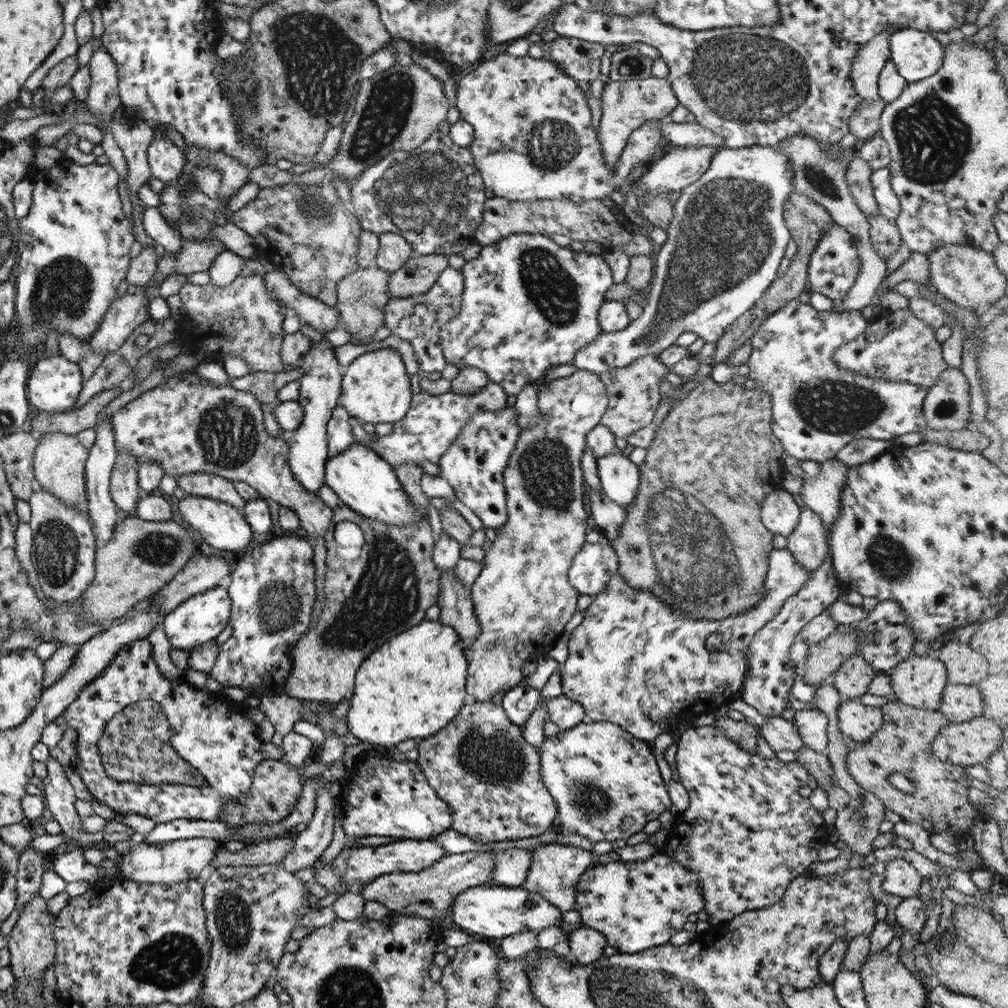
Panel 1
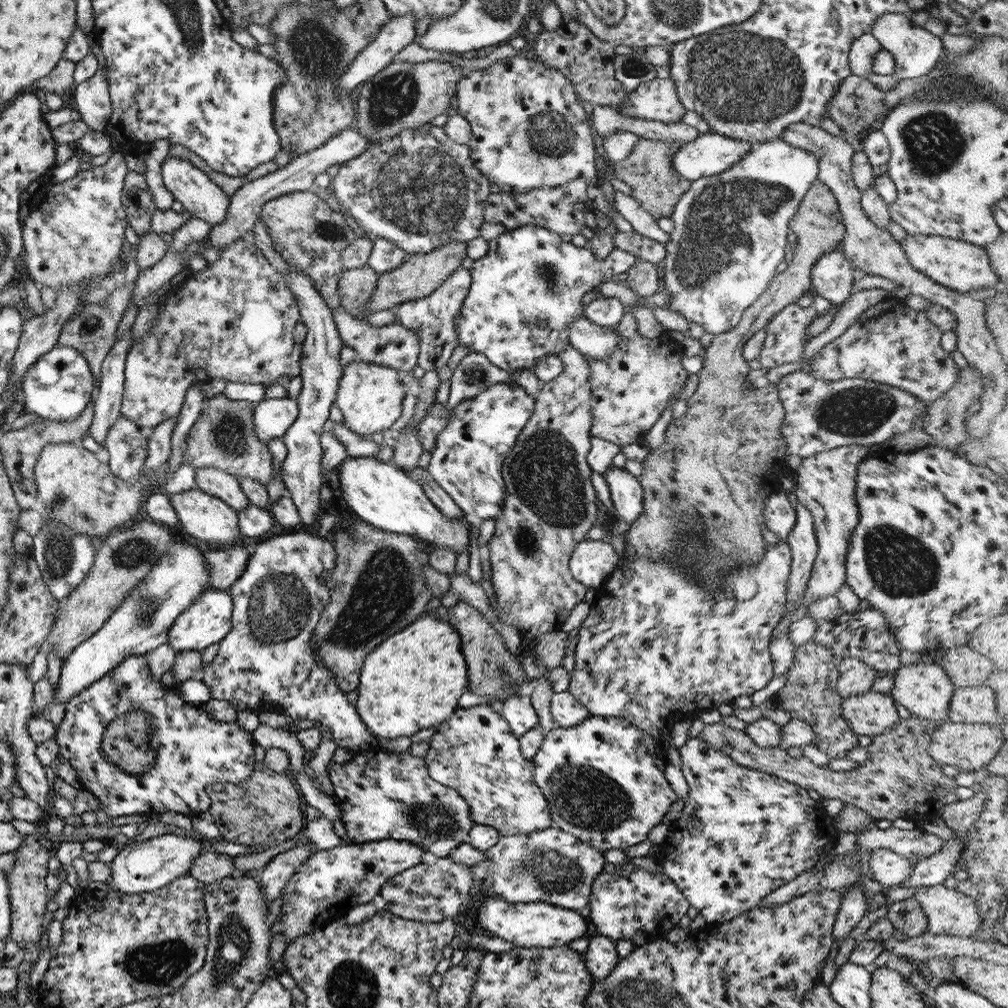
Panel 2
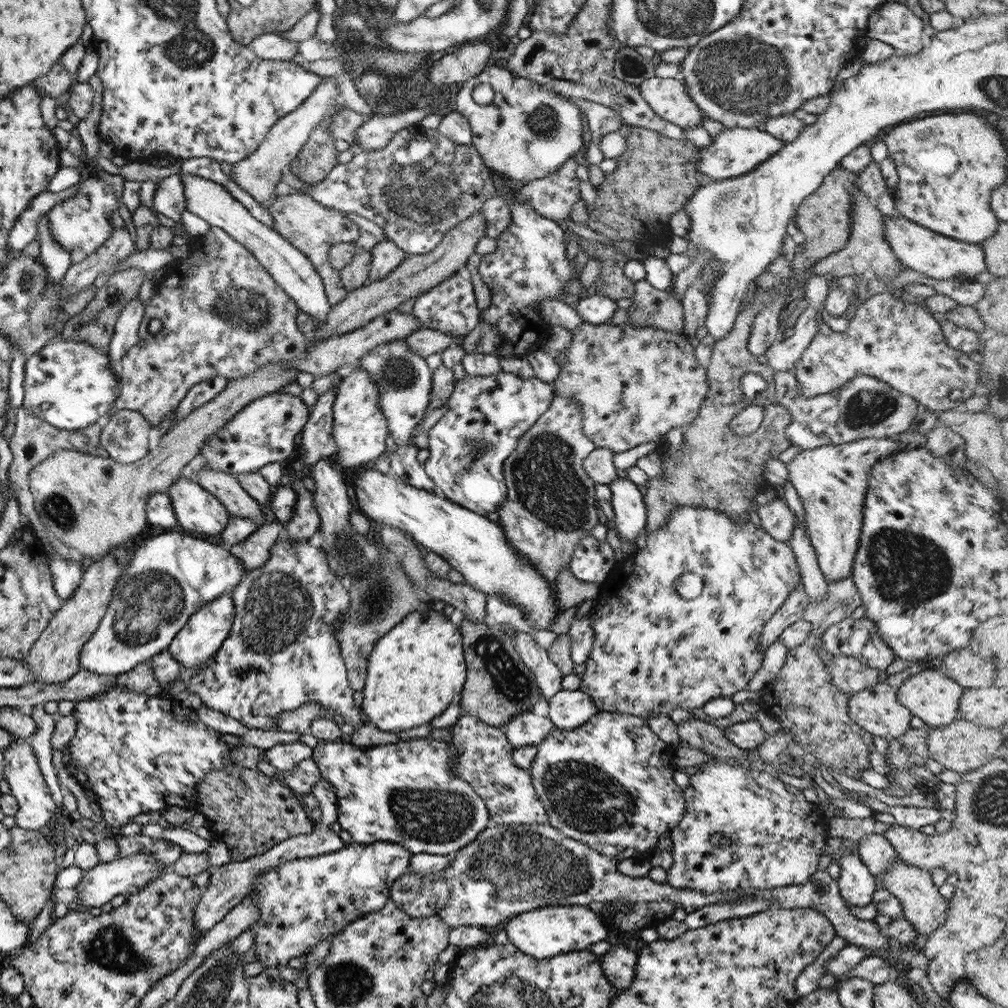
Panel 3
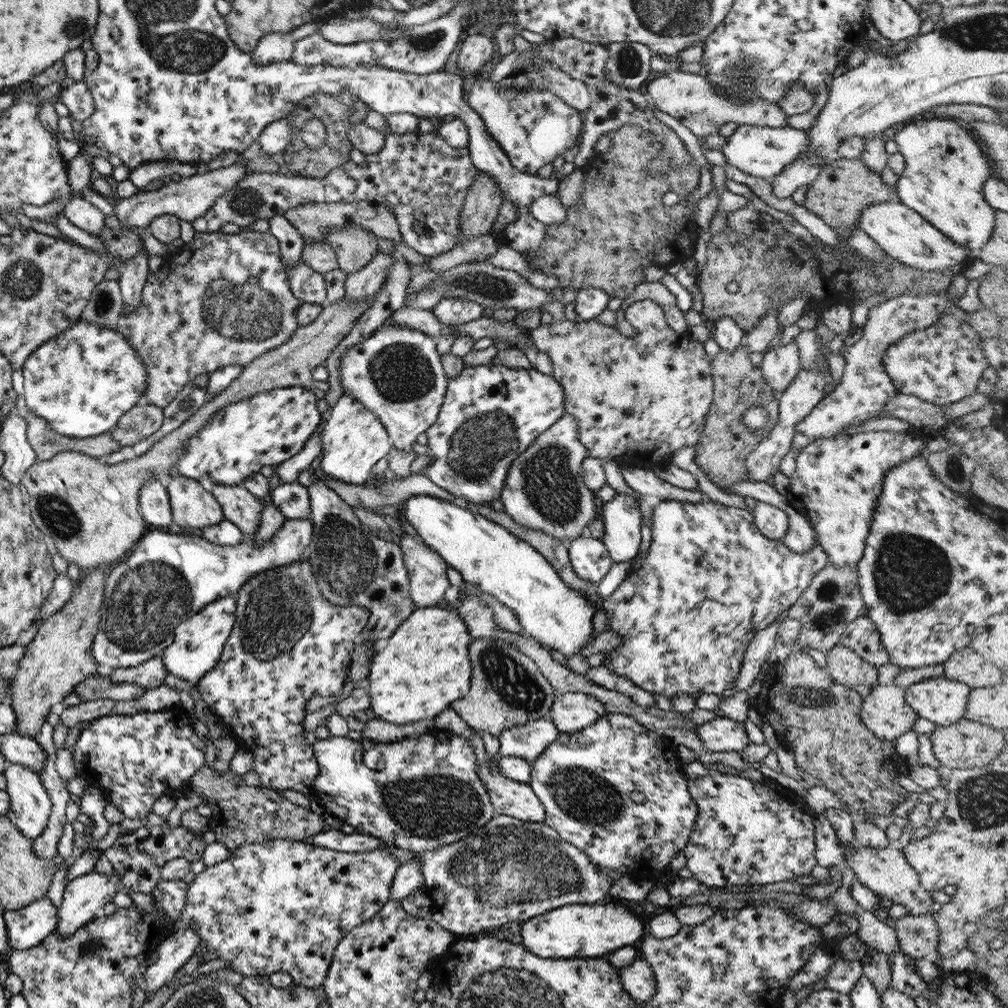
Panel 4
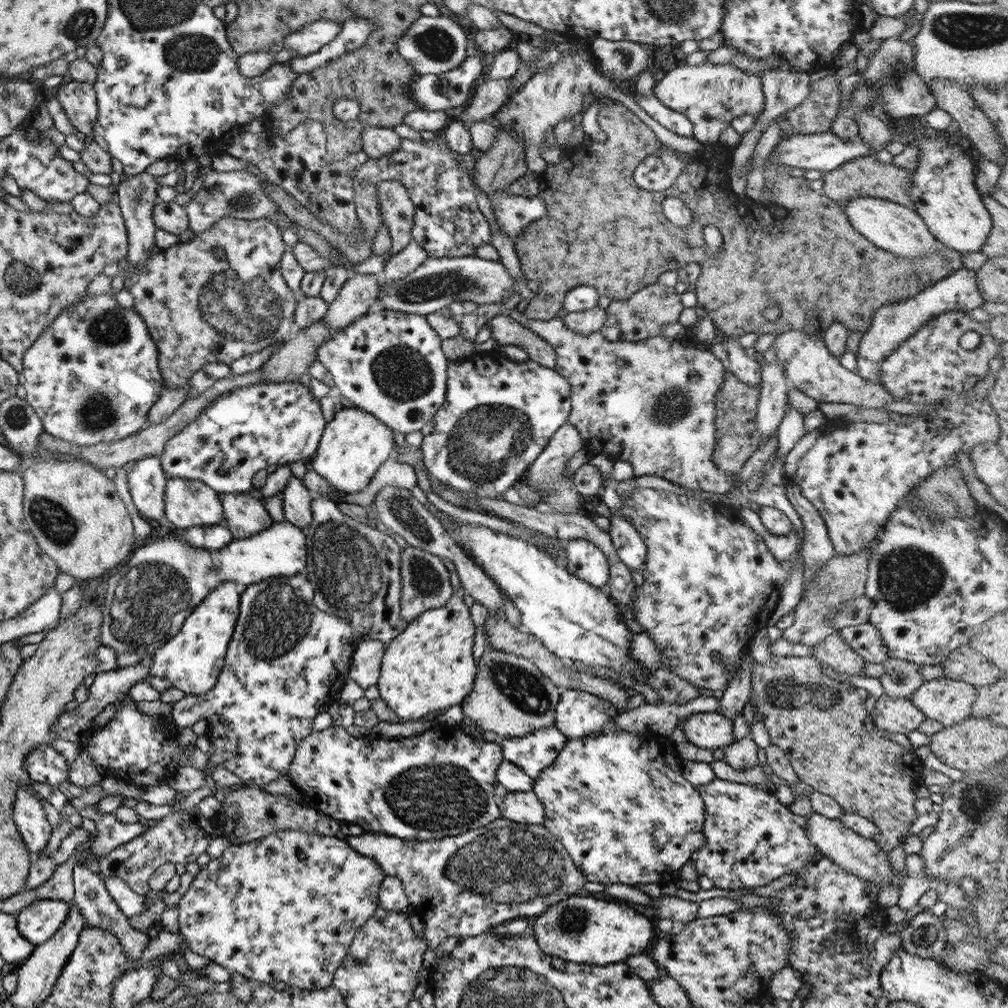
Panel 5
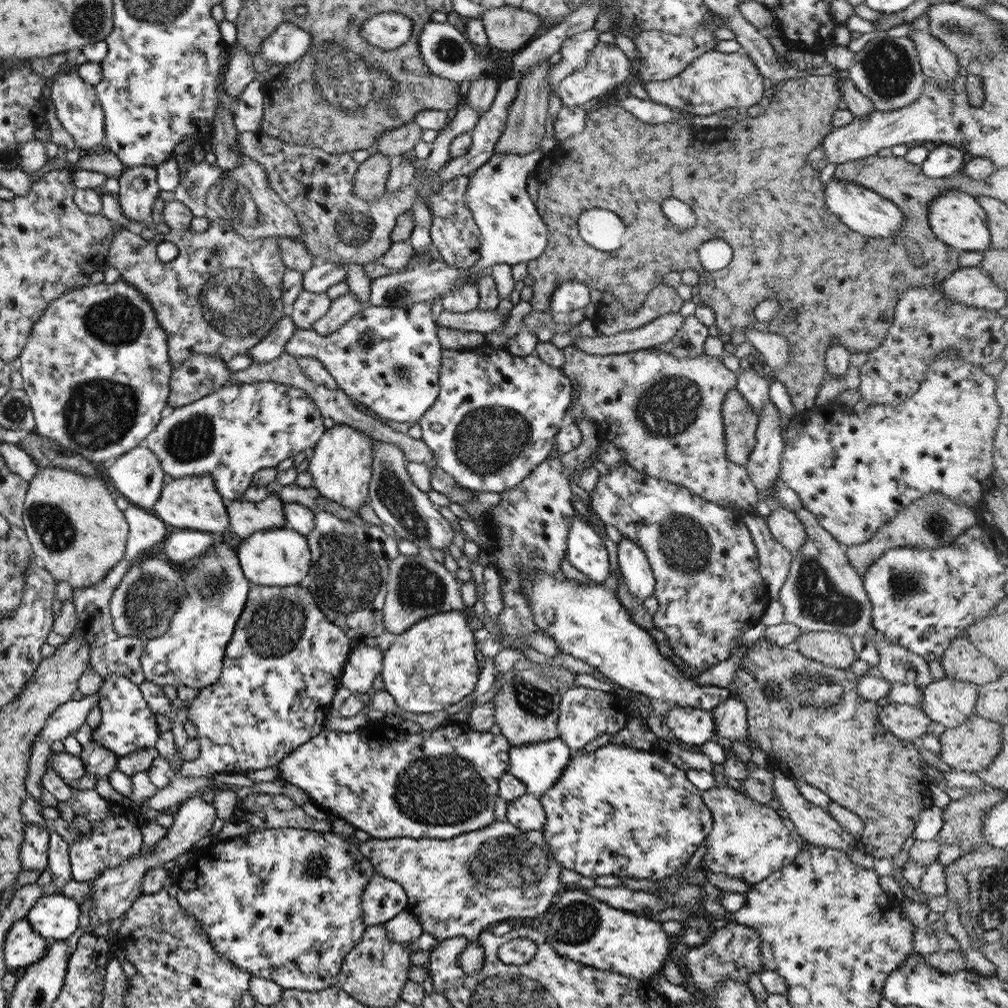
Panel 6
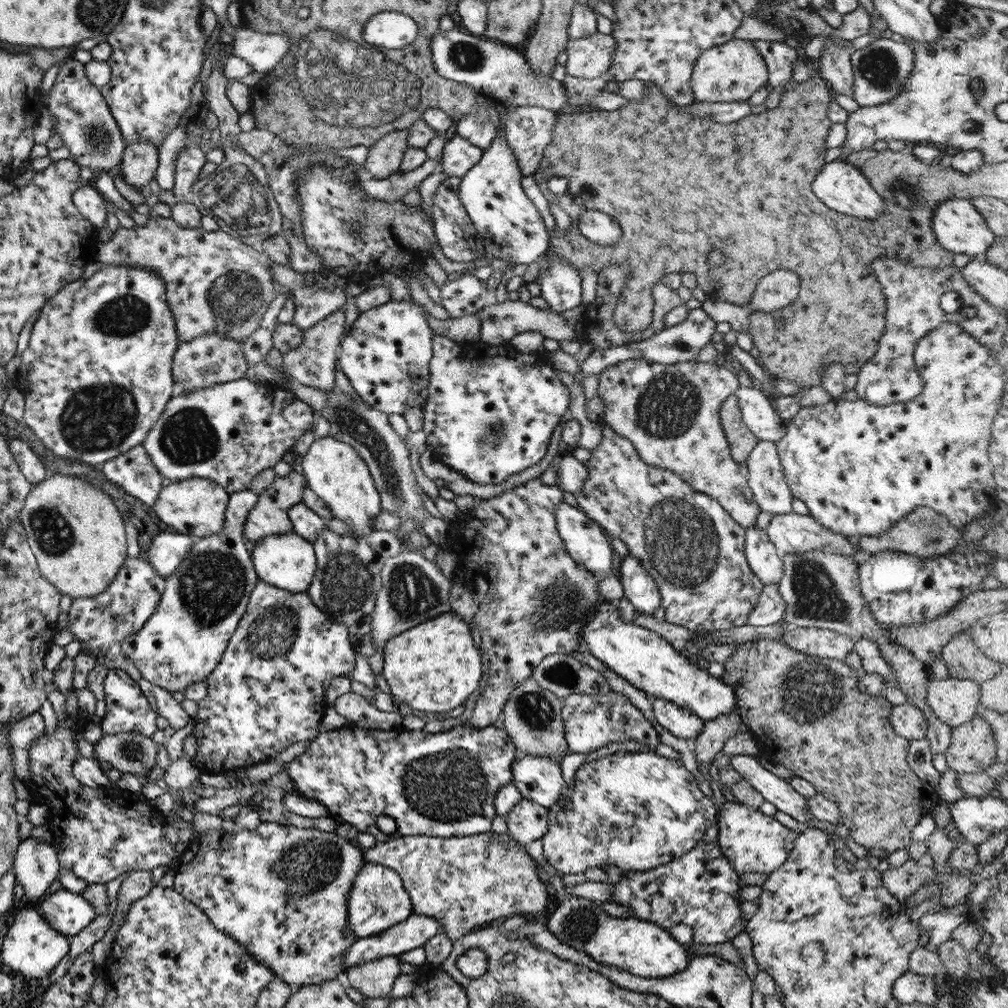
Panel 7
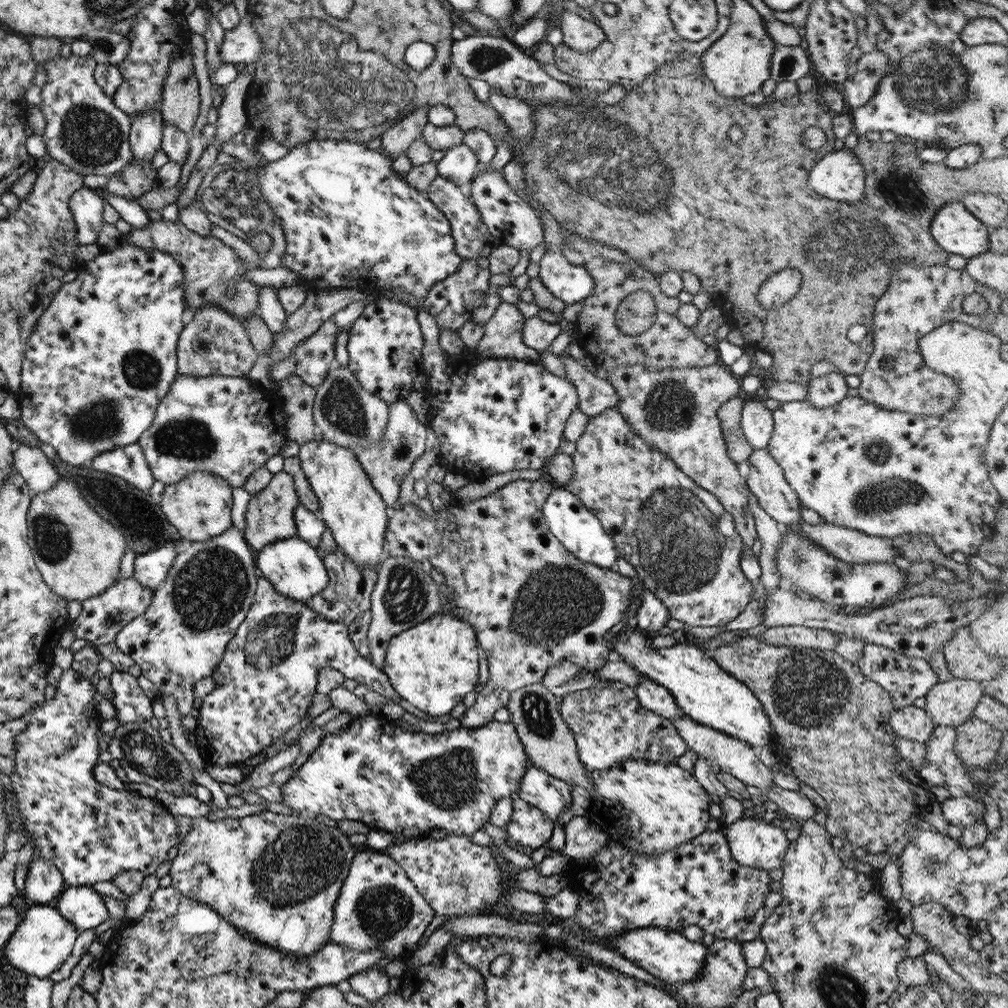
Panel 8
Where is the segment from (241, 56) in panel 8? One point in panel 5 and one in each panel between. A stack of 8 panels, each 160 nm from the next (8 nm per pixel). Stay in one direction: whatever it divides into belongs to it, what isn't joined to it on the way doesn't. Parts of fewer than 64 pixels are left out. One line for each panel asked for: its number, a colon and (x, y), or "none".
5: (307, 40)
6: (287, 43)
7: (261, 51)

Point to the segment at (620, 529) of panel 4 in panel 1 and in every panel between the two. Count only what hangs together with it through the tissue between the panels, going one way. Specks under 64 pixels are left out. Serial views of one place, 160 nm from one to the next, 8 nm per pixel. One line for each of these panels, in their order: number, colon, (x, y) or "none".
1: (618, 477)
2: (625, 492)
3: (629, 511)

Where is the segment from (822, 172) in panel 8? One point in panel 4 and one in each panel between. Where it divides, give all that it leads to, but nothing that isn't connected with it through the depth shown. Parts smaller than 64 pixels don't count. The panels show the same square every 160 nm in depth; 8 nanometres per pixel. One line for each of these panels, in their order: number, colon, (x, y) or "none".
4: (900, 233)
5: (890, 226)
6: (865, 212)
7: (839, 186)

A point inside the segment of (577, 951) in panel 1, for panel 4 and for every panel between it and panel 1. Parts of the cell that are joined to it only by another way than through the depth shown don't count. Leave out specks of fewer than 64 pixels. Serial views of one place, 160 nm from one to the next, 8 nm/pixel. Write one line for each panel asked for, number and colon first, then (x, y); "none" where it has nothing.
2: (599, 956)
3: (617, 964)
4: (637, 979)

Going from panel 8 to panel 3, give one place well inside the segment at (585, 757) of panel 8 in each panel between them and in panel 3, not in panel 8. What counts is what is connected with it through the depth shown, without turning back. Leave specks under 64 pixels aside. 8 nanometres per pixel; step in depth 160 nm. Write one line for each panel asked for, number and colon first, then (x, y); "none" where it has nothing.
3: (568, 709)
4: (571, 711)
5: (577, 714)
6: (584, 714)
7: (589, 721)

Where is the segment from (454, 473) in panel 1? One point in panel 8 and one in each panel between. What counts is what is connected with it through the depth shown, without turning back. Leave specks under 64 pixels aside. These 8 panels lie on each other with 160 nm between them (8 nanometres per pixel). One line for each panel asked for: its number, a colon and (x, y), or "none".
2: (466, 460)
3: (485, 415)
4: (489, 414)
5: (497, 415)
6: (494, 420)
7: (487, 421)
8: (492, 415)

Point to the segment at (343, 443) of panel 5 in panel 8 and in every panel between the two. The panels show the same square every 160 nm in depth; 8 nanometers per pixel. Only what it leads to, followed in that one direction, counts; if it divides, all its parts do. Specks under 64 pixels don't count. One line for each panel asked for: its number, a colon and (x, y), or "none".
6: (340, 463)
7: (333, 470)
8: (349, 506)

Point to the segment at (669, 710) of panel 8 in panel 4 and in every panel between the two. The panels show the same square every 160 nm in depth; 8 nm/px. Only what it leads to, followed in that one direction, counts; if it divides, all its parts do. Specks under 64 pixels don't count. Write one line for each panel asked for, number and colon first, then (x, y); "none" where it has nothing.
4: (721, 734)
5: (706, 730)
6: (693, 726)
7: (681, 723)

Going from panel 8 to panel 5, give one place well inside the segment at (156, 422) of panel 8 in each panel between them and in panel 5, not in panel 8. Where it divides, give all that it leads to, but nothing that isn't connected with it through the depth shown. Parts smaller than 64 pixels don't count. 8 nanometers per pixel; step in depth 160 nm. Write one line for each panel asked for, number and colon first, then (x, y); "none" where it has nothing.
5: (240, 432)
6: (228, 435)
7: (227, 433)

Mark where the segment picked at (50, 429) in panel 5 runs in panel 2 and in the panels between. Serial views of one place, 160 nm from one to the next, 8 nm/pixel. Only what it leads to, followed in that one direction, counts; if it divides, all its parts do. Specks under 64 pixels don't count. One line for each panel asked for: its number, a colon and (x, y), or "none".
2: (58, 385)
3: (68, 384)
4: (79, 382)

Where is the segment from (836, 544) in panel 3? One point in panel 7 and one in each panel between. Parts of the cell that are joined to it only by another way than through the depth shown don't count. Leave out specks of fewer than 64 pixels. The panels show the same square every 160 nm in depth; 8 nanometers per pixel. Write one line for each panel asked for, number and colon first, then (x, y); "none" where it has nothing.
4: (835, 483)
5: (854, 474)
6: (853, 472)
7: (857, 467)

